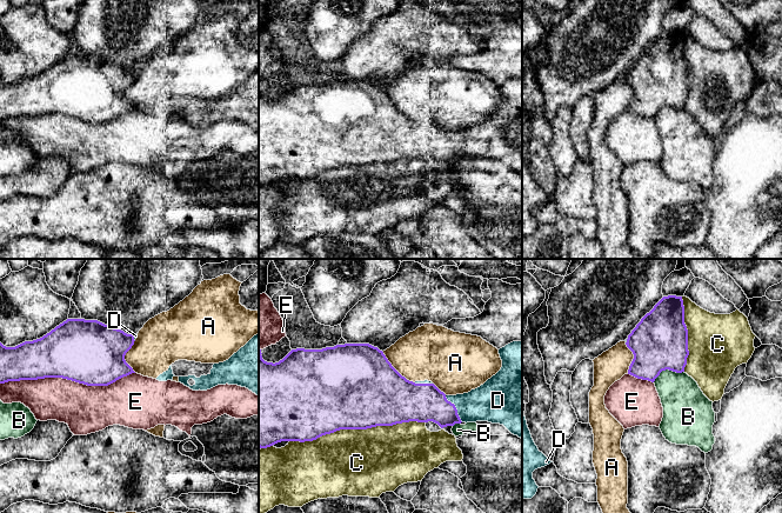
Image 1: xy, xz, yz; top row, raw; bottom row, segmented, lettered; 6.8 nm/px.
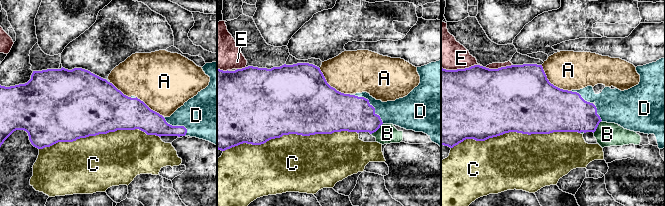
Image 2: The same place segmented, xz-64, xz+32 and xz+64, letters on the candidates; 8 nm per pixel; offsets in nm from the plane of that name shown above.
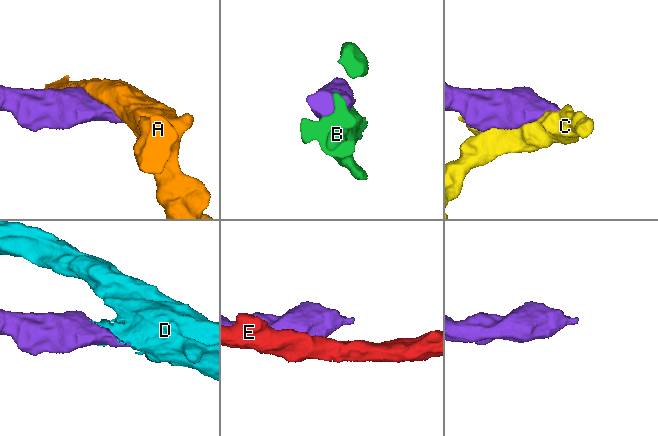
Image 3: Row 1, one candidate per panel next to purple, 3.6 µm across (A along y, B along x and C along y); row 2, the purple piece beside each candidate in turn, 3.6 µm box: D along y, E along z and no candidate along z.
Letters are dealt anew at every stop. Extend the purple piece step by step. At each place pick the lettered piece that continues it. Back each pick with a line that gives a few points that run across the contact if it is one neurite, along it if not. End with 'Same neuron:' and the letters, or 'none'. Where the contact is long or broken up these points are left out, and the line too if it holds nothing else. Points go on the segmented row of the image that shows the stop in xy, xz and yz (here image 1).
Same neuron: D

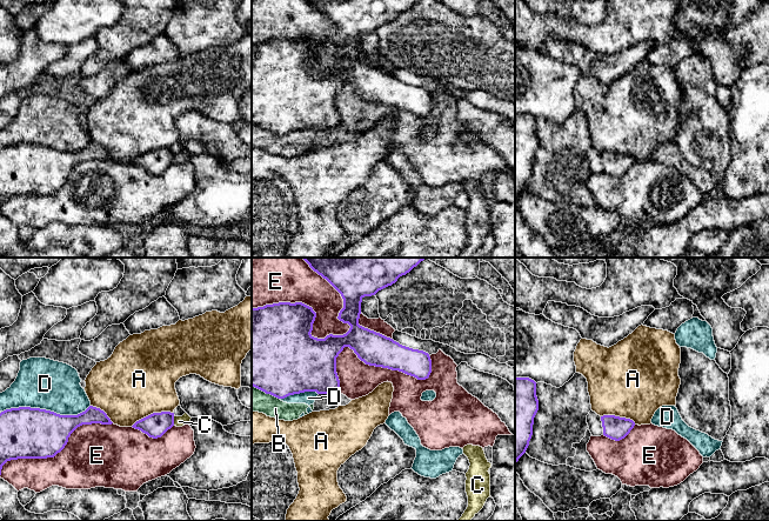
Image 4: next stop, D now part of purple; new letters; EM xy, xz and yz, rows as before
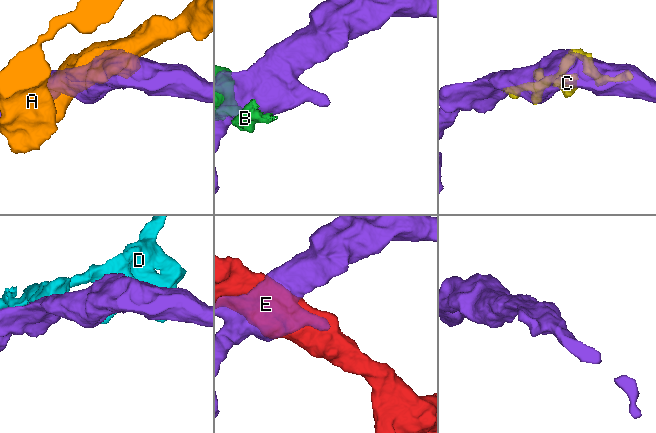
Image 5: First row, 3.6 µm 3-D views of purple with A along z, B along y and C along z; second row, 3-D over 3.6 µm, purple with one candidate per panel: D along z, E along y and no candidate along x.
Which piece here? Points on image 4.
Same neuron: none

